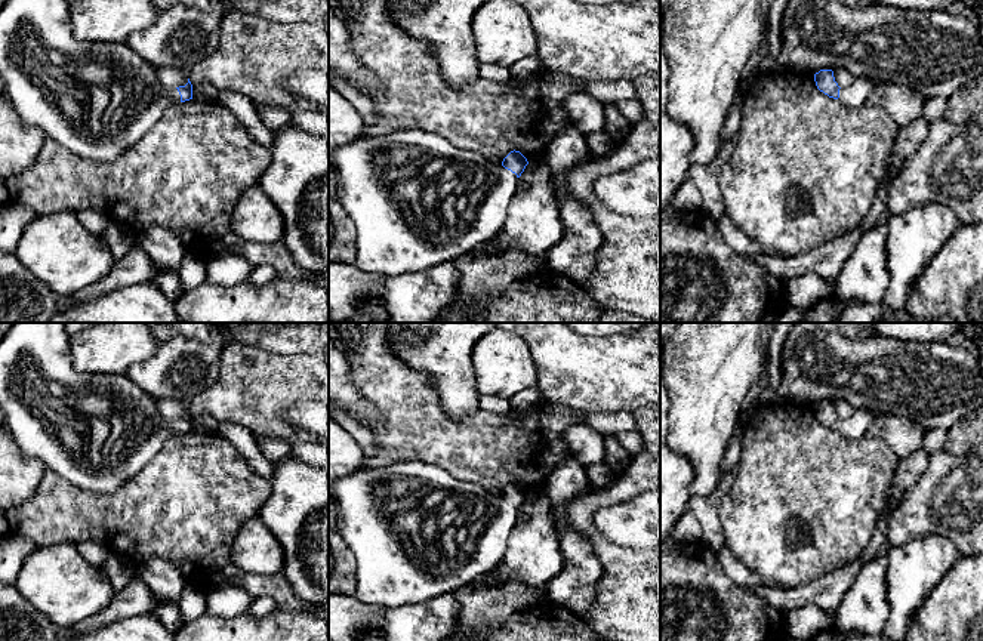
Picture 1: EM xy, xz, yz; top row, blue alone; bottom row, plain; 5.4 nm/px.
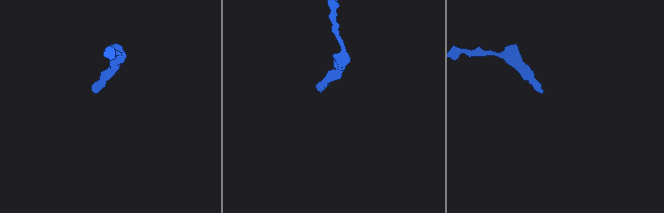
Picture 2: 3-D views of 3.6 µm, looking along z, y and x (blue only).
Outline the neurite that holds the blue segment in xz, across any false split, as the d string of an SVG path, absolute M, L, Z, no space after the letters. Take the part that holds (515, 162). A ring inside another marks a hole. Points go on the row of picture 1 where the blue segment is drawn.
M420 129L363 135L333 155L338 200L357 235L355 265L385 277L420 272L499 235L527 158L511 151L497 167L484 155Z

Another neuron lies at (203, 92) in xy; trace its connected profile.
M201 83L197 86L192 86L192 99L198 101L216 101L219 95L219 90L207 83Z

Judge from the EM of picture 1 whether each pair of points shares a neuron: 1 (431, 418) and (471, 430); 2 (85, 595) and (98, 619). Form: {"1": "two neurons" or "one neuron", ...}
{"1": "one neuron", "2": "two neurons"}

